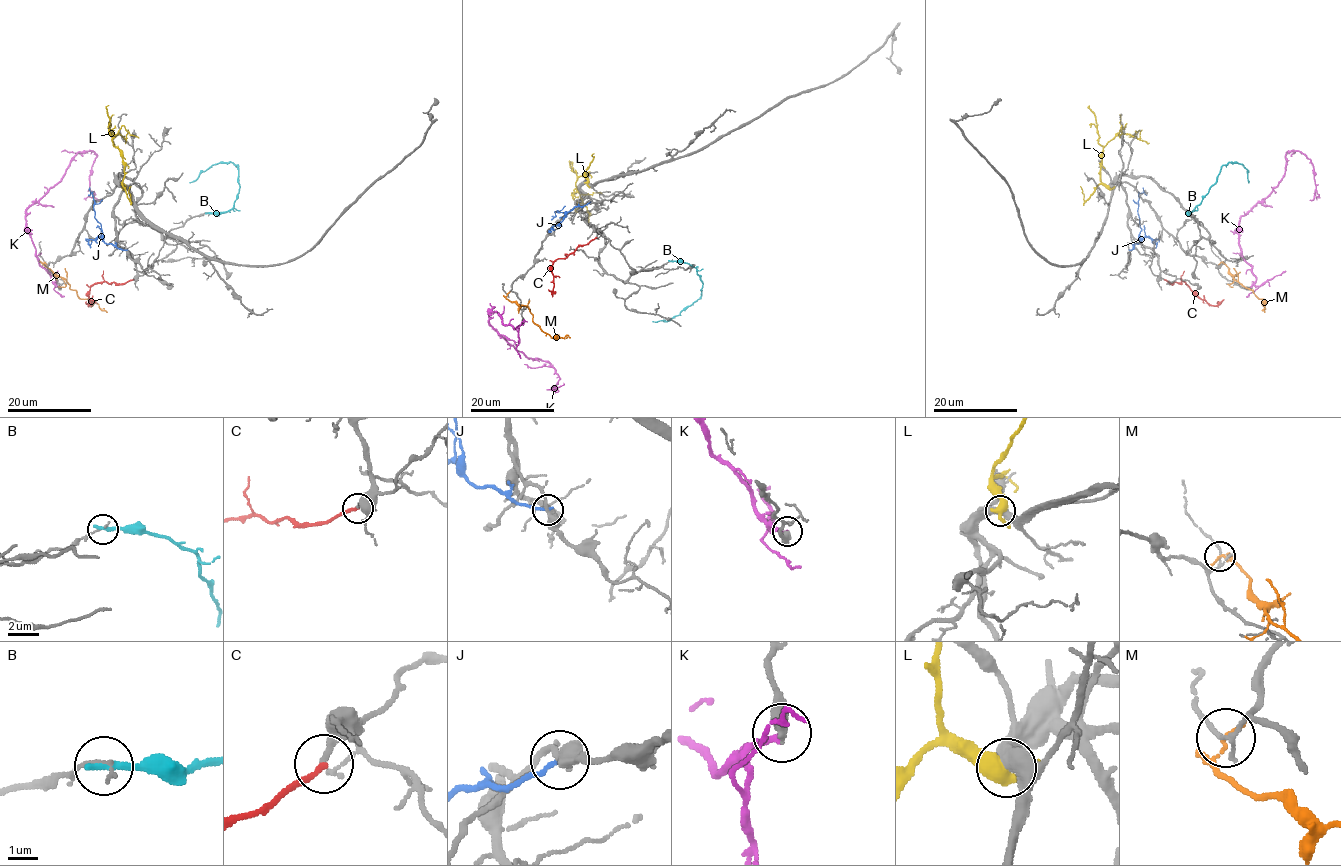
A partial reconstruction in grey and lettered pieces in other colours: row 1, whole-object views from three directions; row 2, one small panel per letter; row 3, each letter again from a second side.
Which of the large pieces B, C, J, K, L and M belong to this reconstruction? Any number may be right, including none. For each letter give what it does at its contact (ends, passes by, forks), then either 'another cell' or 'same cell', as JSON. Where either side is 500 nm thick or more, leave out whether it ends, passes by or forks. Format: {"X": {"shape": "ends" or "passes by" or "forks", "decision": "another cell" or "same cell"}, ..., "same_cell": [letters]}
{"B": {"shape": "ends", "decision": "another cell"}, "C": {"shape": "ends", "decision": "same cell"}, "J": {"shape": "ends", "decision": "another cell"}, "K": {"decision": "another cell"}, "L": {"decision": "another cell"}, "M": {"shape": "ends", "decision": "another cell"}, "same_cell": ["C"]}

